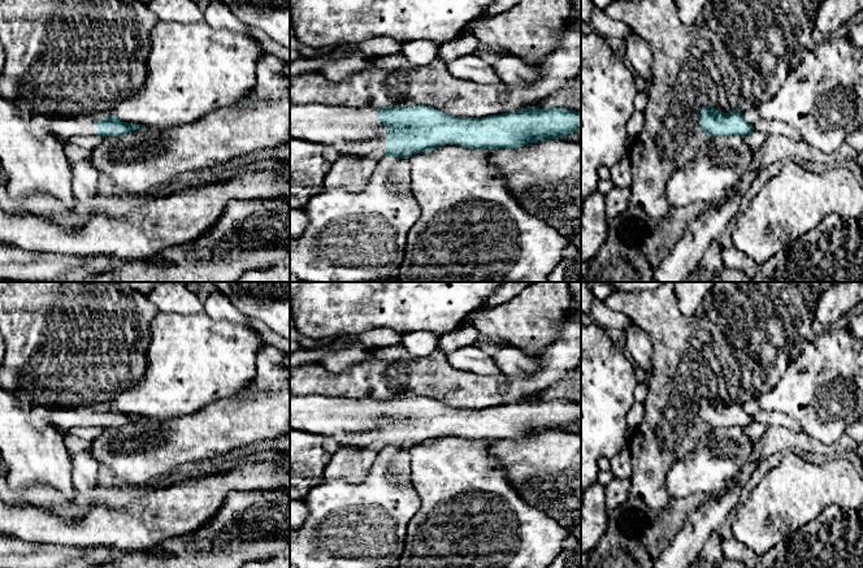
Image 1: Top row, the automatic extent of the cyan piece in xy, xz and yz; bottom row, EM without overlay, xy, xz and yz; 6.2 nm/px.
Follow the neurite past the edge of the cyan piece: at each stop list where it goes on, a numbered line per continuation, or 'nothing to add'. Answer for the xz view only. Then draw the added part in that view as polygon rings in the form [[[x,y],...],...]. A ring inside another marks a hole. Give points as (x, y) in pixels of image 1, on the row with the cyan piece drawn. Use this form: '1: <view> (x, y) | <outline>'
1: xz (354, 131) | [[[290,104],[290,136],[335,147],[341,156],[355,160],[385,157],[385,123],[377,121],[377,108]]]

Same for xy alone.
1: xy (64, 129) | [[[91,114],[52,118],[49,120],[49,130],[61,142],[73,136],[96,135],[96,126]]]

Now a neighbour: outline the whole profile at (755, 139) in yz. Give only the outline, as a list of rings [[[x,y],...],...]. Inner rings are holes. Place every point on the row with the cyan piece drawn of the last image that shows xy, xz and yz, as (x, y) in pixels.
[[[753,130],[749,135],[745,135],[742,138],[747,143],[750,149],[754,152],[754,155],[756,155],[763,148],[766,134]]]

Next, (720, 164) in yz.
[[[740,135],[711,138],[667,181],[671,208],[723,200],[728,190],[741,182],[754,156]]]

